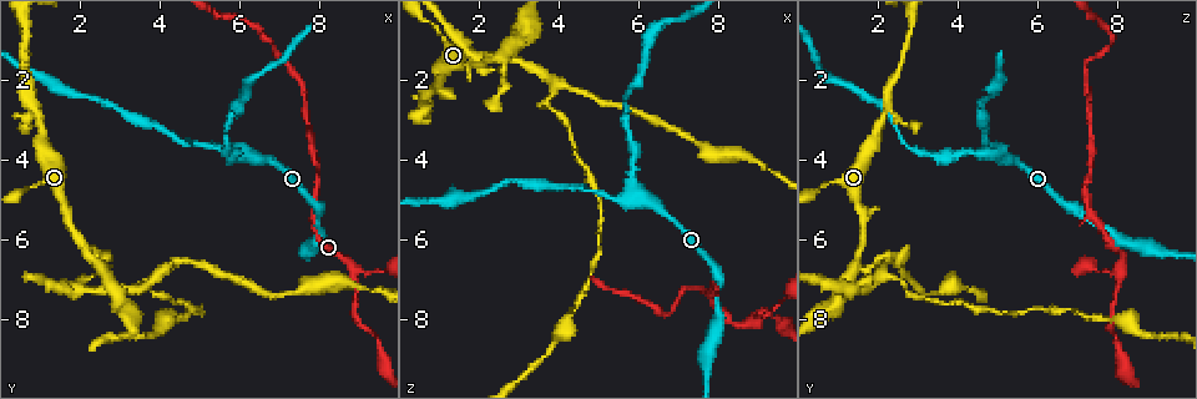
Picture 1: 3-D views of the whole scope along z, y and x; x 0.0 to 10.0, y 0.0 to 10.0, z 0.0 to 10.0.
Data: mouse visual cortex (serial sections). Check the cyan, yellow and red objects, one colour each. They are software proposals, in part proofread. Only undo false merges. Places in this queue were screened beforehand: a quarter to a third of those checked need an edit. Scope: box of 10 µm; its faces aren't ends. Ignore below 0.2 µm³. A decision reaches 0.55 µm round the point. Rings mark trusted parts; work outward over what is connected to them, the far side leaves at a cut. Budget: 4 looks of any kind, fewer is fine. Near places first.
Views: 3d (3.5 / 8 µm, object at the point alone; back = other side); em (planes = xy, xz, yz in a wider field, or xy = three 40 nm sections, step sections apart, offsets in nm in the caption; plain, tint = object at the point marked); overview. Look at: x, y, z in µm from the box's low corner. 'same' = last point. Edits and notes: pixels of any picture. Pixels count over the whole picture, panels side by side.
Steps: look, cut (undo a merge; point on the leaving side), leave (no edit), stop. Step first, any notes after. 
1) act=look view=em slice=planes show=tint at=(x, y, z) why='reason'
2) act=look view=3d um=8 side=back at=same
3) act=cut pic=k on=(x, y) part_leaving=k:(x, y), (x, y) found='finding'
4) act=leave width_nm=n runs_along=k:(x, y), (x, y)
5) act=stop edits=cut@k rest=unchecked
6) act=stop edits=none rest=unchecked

act=look view=3d um=3.5 at=(2.65, 6.85, 1.30) why='four or more arms meet'

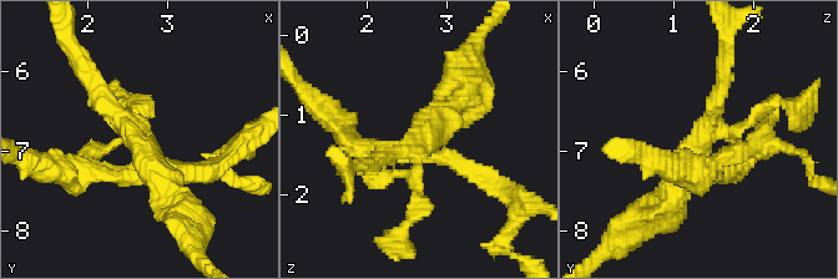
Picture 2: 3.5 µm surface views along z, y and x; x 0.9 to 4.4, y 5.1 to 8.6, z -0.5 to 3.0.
act=look view=em slice=xy step=2 show=tint at=(2.70, 6.90, 1.35) why='now the EM'

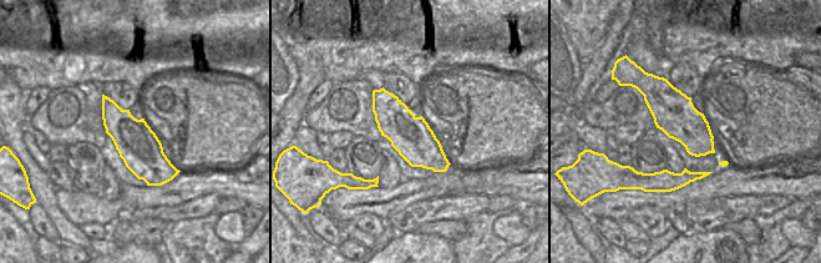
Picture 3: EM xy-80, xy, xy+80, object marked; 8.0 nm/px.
act=cut pic=2 on=(200, 166) part_leaving=2:(432, 155), (493, 177), (526, 206) found='a second cell is stuck on'

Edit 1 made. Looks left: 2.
act=look view=overview

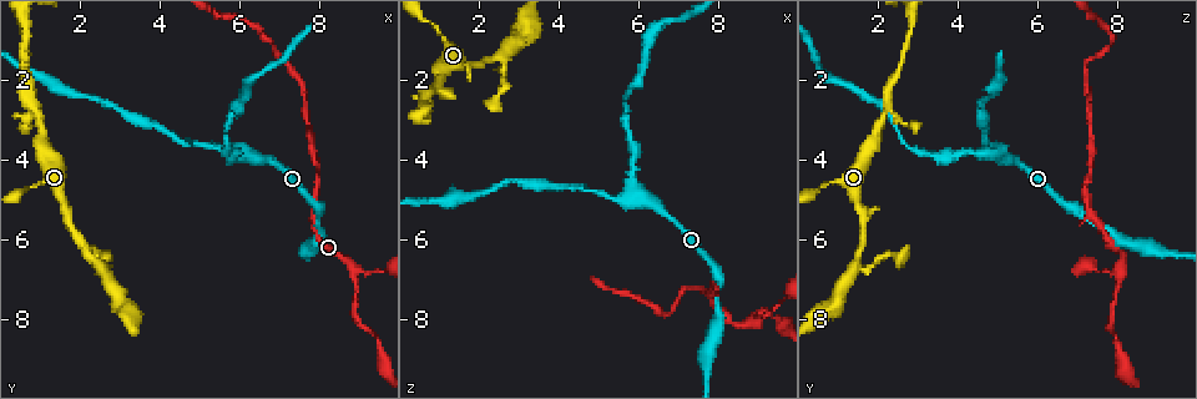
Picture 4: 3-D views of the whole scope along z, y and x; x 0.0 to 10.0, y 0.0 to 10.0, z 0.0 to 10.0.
act=look view=3d um=3.5 at=(9.15, 6.85, 7.95) why='thin neck'

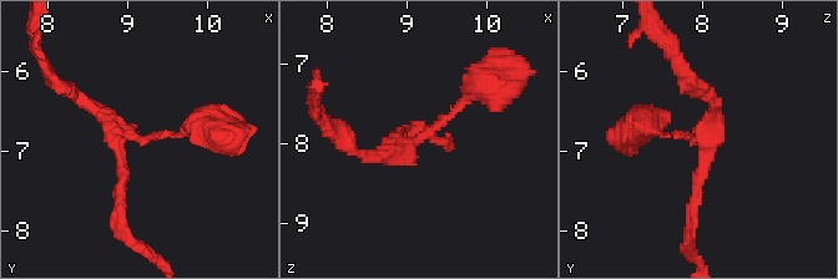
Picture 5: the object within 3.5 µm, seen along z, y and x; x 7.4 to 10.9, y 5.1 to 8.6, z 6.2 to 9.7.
act=leave arms=3 arm_widths_nm=150,150,150 runs_along=5:(357, 151), (414, 145), (483, 81) found='one cell here'

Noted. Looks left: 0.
act=stop edits=cut@2 rest=unchecked

